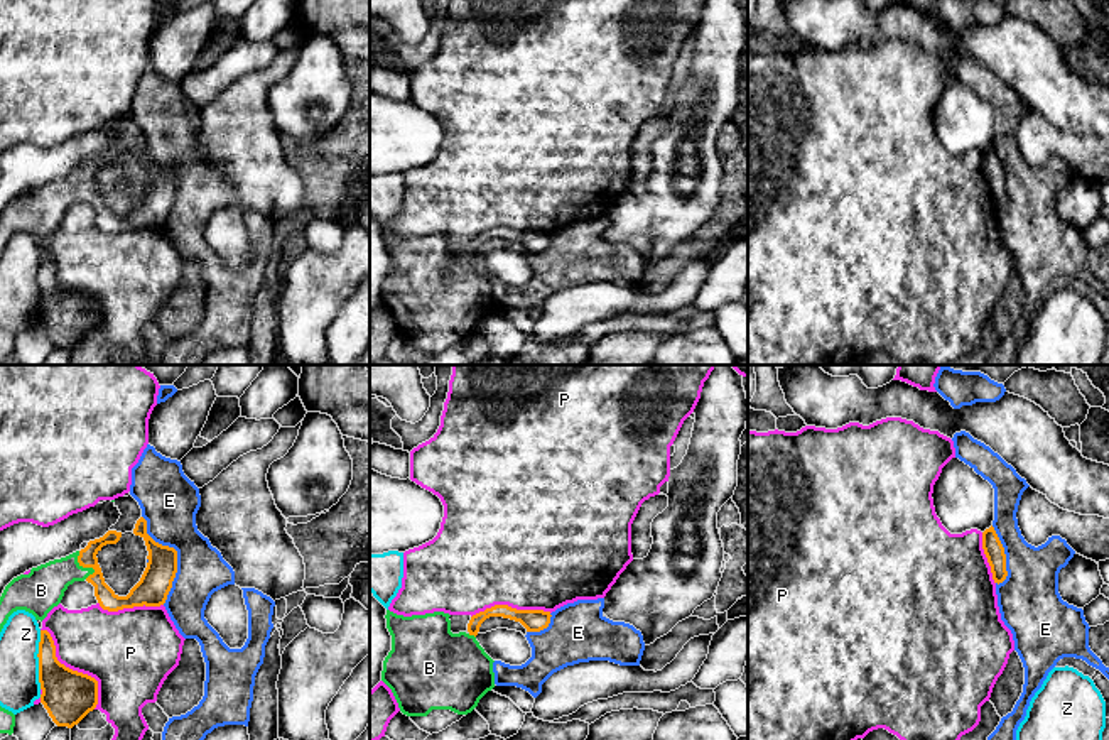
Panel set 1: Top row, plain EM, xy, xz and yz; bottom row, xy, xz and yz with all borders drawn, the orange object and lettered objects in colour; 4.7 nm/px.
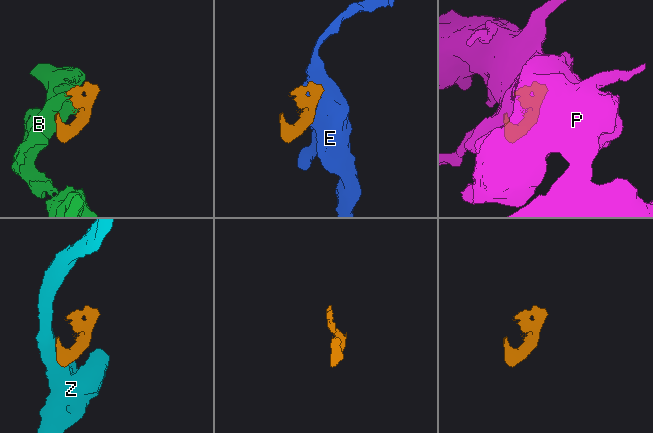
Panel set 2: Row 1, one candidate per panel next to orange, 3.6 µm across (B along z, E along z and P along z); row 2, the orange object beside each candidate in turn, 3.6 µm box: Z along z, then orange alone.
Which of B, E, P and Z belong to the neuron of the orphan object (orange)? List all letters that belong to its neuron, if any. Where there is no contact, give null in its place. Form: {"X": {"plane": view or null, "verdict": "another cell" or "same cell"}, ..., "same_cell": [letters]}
{"B": {"plane": "xy", "verdict": "same cell"}, "E": {"plane": "xy", "verdict": "another cell"}, "P": {"plane": "xy", "verdict": "another cell"}, "Z": {"plane": "xy", "verdict": "another cell"}, "same_cell": ["B"]}

